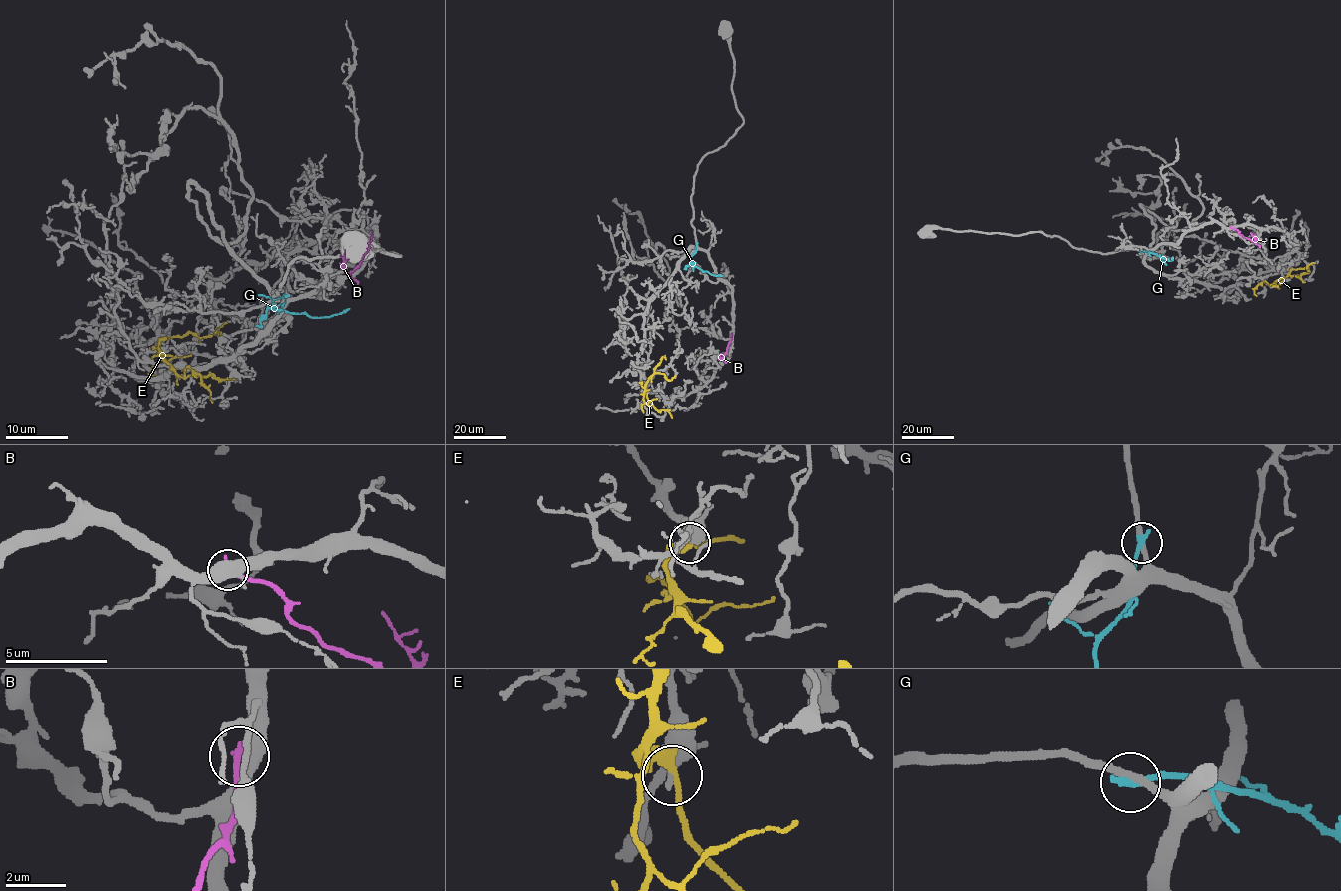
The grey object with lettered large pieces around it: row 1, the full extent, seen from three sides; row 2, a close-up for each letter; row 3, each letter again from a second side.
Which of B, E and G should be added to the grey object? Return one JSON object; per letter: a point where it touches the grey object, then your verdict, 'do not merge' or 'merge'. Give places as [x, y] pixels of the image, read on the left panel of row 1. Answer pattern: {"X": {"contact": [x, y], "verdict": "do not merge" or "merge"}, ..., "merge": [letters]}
{"B": {"contact": [371, 237], "verdict": "do not merge"}, "E": {"contact": [165, 337], "verdict": "do not merge"}, "G": {"contact": [287, 296], "verdict": "do not merge"}, "merge": []}

